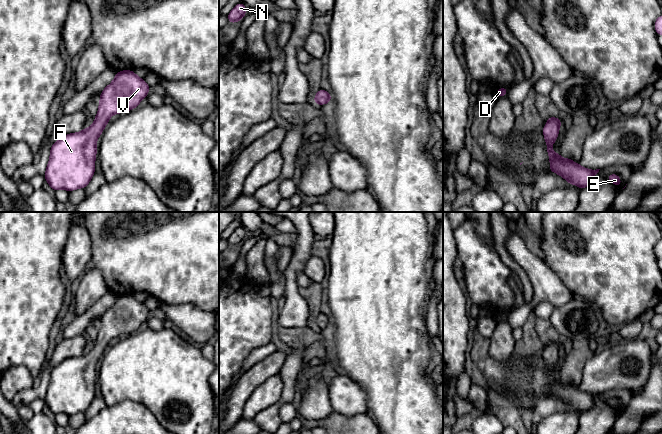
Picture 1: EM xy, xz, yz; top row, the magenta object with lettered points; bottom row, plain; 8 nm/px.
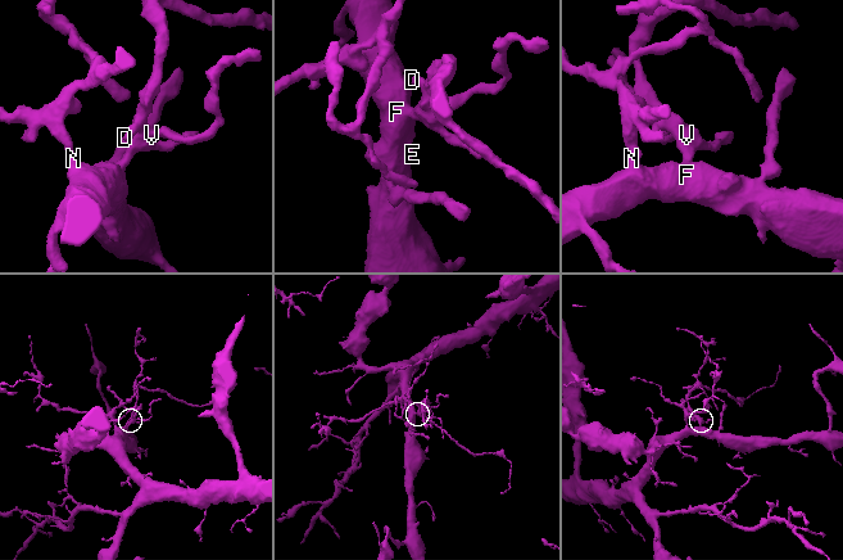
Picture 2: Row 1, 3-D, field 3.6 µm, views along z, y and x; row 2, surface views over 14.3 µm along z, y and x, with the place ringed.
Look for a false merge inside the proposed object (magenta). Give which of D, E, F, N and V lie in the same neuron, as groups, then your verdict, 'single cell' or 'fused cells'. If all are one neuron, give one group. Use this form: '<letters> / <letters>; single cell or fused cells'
D E F N V; single cell

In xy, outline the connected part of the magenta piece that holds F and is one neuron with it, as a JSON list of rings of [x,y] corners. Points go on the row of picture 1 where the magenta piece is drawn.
[[[132,70],[116,72],[114,80],[99,96],[94,123],[81,132],[66,134],[52,145],[44,176],[54,191],[86,188],[95,173],[97,139],[110,117],[138,107],[149,89]]]

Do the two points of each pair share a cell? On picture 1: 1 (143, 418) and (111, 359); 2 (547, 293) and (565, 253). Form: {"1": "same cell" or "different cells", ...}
{"1": "different cells", "2": "different cells"}

